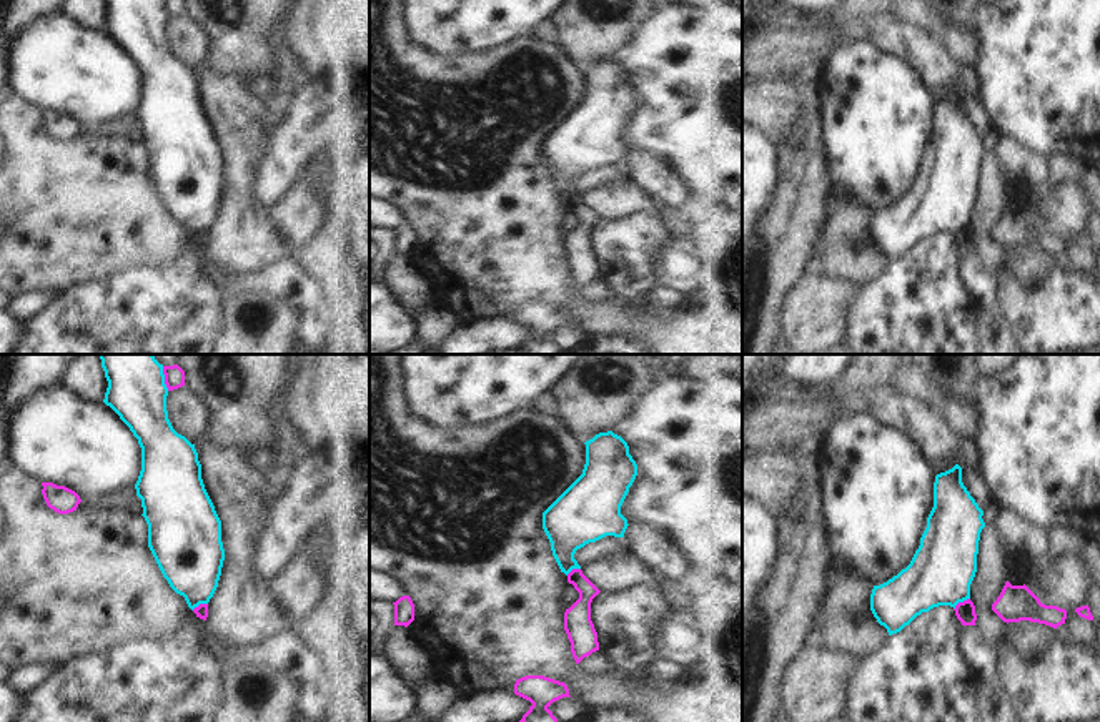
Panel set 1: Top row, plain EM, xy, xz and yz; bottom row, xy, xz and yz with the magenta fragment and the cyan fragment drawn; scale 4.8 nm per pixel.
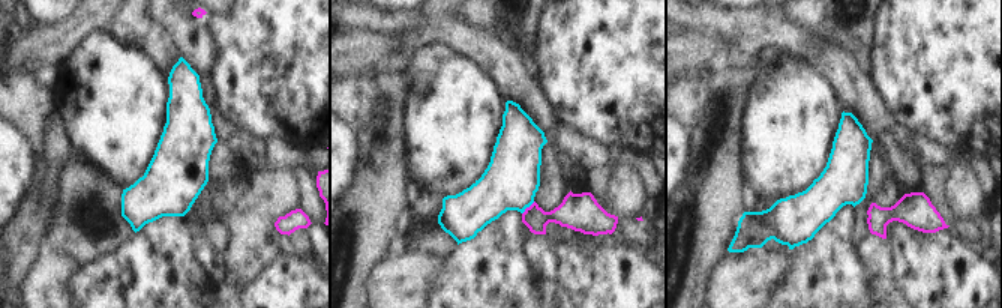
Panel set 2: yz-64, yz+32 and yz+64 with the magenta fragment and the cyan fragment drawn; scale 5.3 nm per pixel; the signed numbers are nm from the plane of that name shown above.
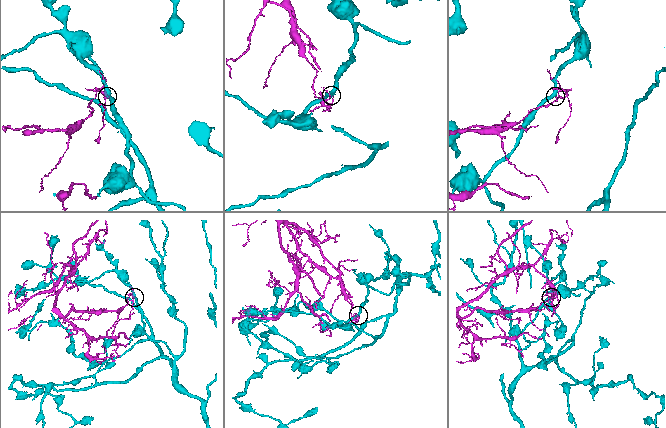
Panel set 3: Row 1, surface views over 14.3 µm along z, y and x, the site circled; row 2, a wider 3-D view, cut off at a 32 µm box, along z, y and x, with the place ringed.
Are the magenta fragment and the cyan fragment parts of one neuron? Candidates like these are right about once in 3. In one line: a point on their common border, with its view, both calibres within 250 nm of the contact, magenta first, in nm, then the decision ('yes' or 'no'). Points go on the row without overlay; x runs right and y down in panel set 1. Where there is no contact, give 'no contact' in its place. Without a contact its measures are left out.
contact xy (165, 9); calibres 80 and 260 nm; no

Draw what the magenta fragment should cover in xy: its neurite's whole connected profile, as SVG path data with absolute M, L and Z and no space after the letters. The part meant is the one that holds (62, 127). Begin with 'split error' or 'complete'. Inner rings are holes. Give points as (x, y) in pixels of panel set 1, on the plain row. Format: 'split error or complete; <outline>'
complete; M42 110L42 113L42 121L47 133L58 141L73 140L82 130L80 123L65 113L57 113L53 110Z

